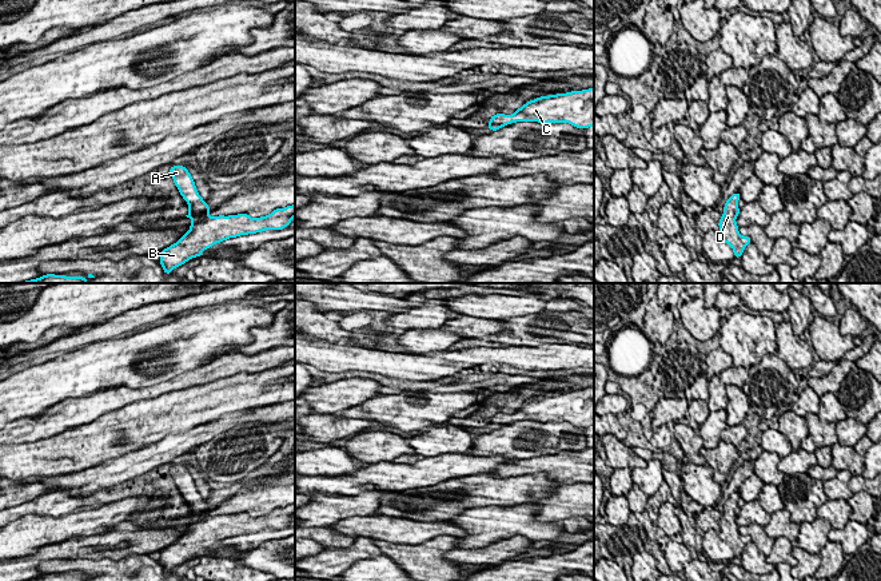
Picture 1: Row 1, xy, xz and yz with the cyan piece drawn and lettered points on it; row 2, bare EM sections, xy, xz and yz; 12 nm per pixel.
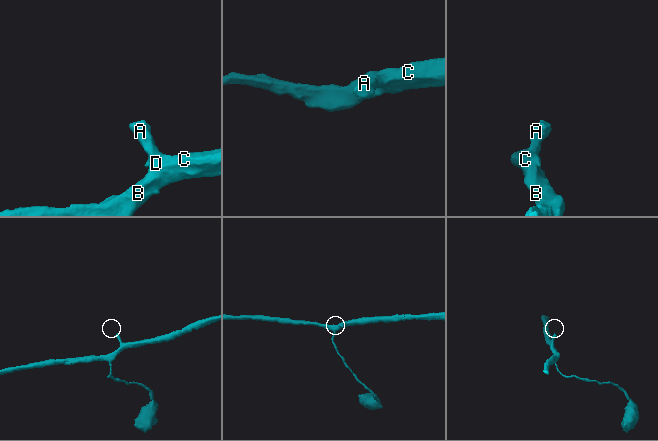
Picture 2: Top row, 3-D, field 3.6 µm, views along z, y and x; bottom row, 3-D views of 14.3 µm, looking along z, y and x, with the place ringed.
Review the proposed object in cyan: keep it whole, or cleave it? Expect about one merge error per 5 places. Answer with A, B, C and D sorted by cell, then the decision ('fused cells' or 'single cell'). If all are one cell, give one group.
A B C D | single cell

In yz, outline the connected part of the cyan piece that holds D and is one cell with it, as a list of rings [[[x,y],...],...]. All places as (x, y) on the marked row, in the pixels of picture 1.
[[[734,192],[725,203],[722,218],[718,222],[719,239],[731,246],[734,258],[741,258],[745,247],[752,242],[749,236],[738,232],[736,218],[740,215],[738,199],[740,192]]]

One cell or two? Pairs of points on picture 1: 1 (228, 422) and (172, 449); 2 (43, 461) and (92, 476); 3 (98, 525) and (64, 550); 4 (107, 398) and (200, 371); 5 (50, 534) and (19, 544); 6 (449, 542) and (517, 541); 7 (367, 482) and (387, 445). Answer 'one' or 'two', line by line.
1: one
2: two
3: two
4: one
5: one
6: two
7: two

